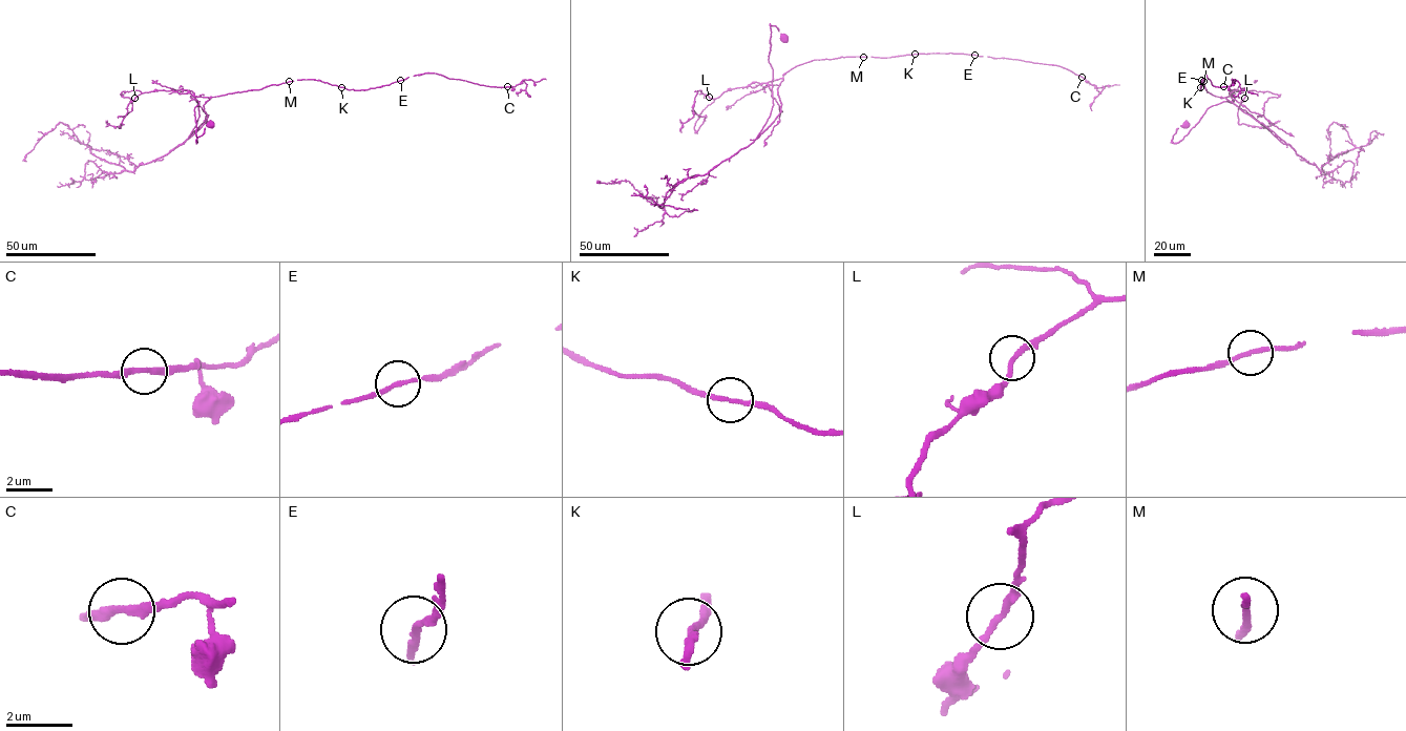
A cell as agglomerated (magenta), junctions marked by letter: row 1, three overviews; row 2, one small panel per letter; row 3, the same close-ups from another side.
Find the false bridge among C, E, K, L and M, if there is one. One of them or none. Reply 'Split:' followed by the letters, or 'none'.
Split: none

